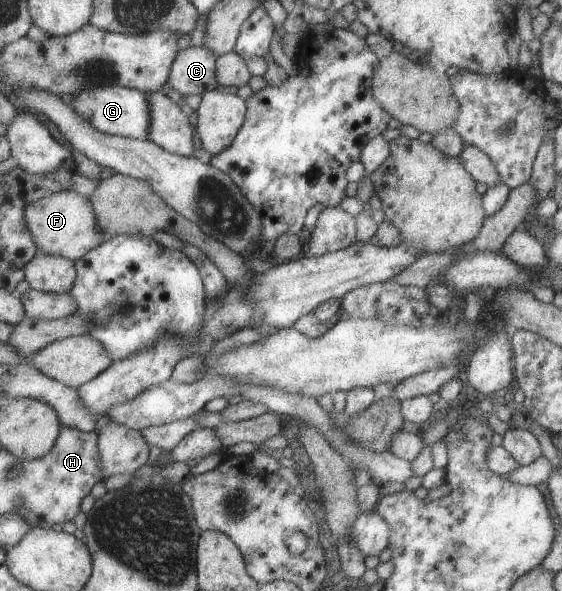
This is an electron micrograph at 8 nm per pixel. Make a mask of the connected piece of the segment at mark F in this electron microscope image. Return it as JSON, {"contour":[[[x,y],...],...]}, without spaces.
{"contour":[[[75,190],[62,191],[35,200],[25,210],[25,222],[29,226],[29,232],[33,234],[35,244],[39,247],[39,253],[63,256],[75,262],[113,238],[99,228],[89,196],[82,196]]]}

